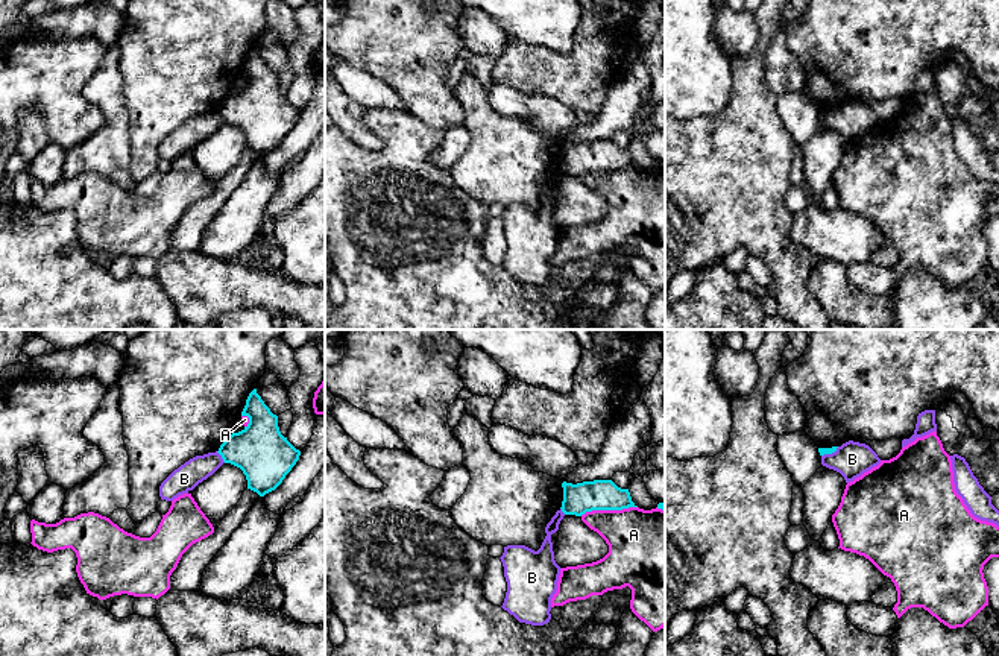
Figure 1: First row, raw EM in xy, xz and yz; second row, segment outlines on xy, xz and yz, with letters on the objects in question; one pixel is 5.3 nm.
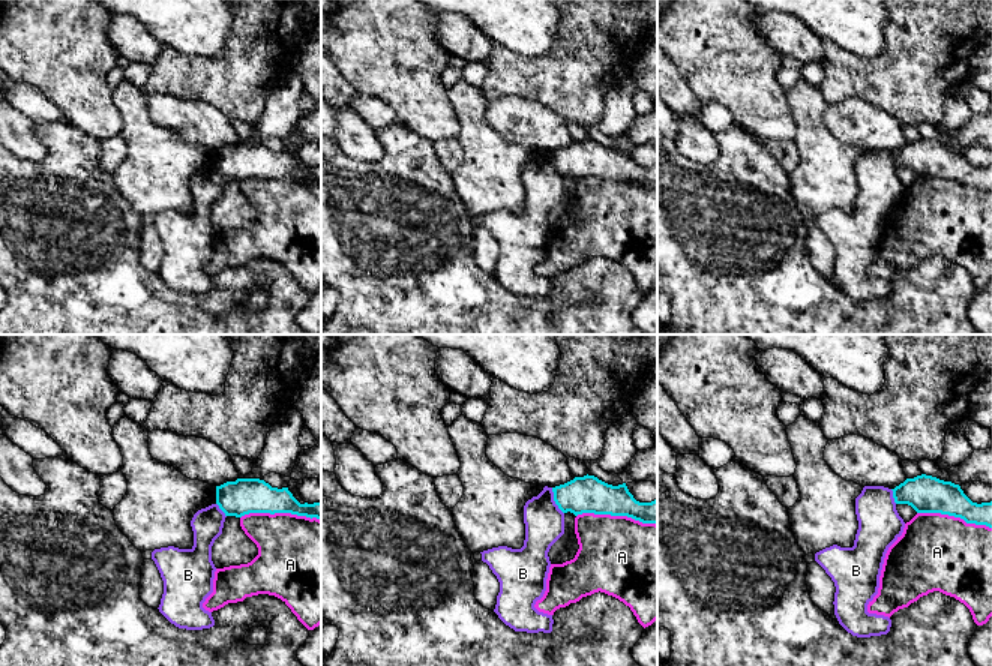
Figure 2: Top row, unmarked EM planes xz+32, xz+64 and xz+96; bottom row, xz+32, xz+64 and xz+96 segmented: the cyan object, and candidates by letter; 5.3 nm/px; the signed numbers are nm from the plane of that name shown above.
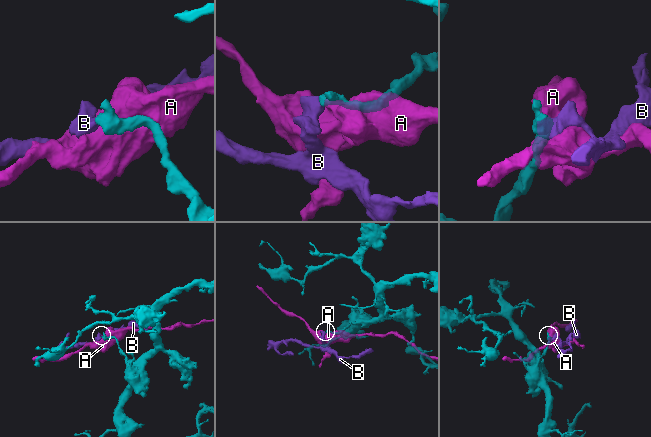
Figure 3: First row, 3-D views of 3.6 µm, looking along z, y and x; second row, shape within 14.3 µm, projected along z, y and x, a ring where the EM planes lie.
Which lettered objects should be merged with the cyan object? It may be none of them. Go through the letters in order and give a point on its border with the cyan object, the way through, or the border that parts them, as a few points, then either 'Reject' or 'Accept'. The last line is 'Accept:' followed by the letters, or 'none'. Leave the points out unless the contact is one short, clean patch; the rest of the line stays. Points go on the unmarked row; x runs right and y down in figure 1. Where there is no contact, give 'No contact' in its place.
A: Touches cyan at xz (608, 169). Reject
B: Touches cyan at xy (222, 117). Boundary: xy (216, 111), (225, 122). Reject
Accept: none

